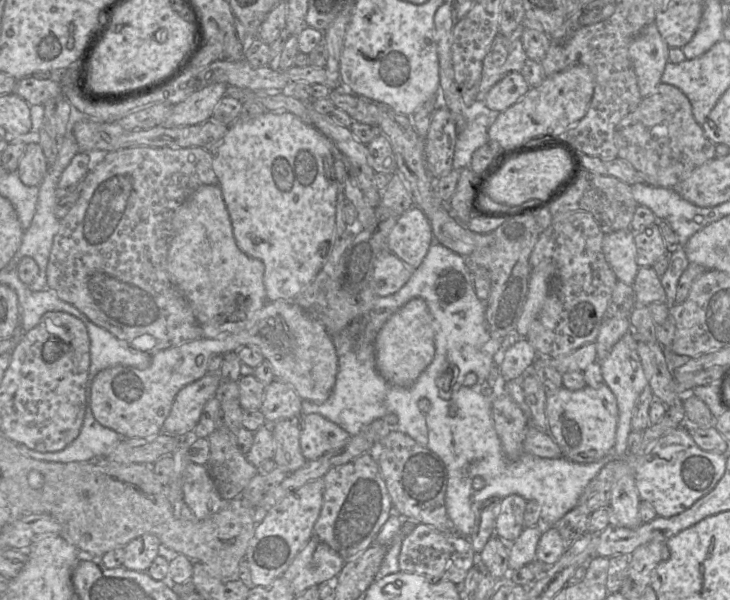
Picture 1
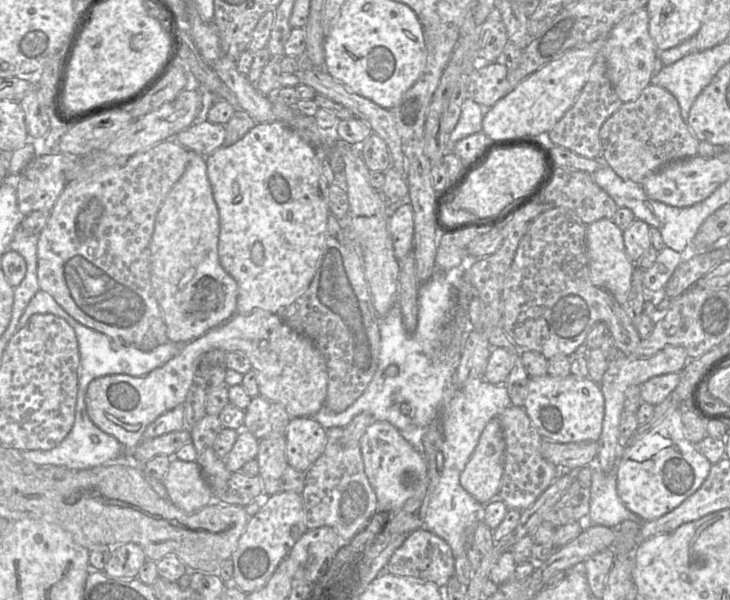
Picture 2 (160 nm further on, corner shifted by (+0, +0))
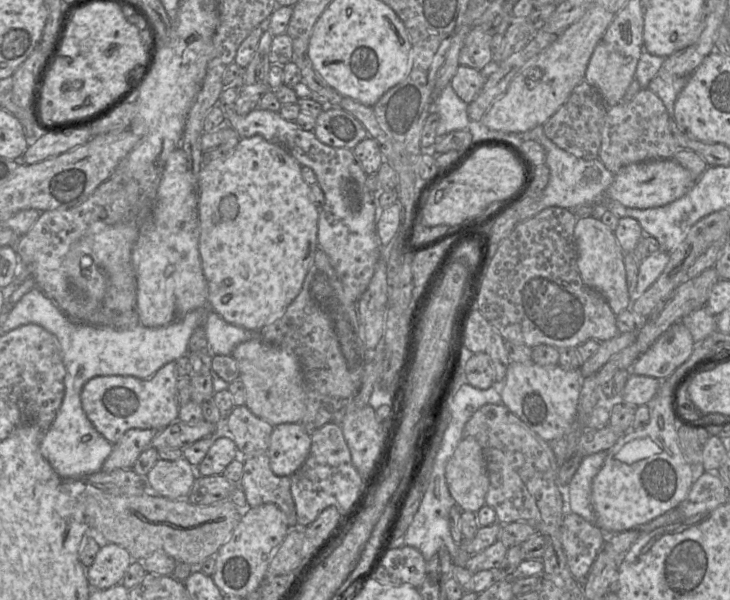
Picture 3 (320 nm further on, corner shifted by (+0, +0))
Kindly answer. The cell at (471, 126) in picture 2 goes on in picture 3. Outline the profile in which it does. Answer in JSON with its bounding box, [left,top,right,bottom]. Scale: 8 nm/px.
[431,84,470,136]

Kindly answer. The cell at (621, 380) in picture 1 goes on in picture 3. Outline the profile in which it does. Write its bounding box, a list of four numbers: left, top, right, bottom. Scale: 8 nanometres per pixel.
[629,322,693,379]

